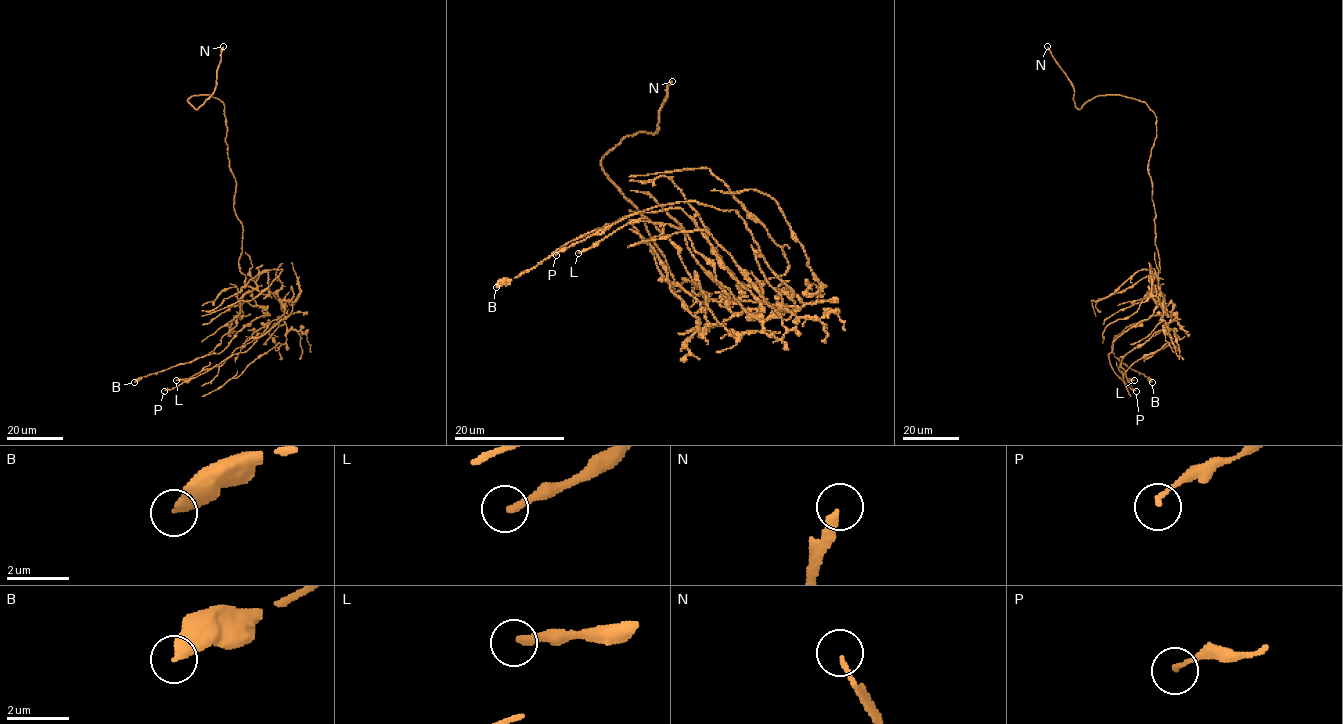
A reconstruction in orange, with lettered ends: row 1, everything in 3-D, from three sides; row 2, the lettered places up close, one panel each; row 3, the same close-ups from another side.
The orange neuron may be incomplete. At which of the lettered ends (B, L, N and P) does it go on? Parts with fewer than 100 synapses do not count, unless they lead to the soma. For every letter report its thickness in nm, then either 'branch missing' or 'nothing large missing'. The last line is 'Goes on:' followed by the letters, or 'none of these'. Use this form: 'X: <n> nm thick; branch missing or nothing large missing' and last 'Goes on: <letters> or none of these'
B: 400 nm thick; nothing large missing
L: 240 nm thick; nothing large missing
N: 180 nm thick; branch missing
P: 120 nm thick; nothing large missing
Goes on: N

